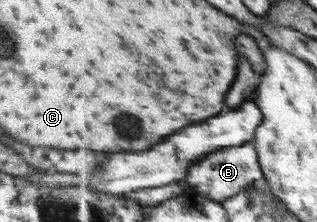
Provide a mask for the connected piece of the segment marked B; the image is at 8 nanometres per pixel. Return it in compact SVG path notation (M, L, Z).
M250 143L236 148L224 148L222 151L204 157L202 161L197 161L186 184L189 188L198 190L198 193L202 195L225 202L231 197L238 196L243 189L265 182L265 180L259 150L255 143Z

